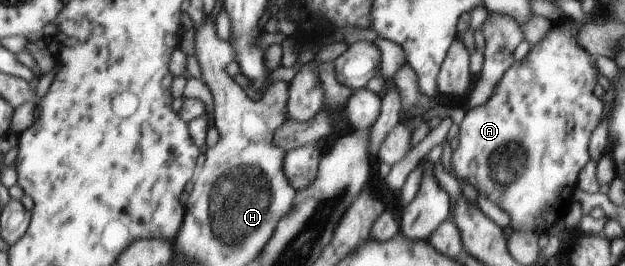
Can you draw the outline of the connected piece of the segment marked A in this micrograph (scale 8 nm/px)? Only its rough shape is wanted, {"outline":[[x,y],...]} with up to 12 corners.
{"outline":[[569,16],[466,108],[452,170],[564,218],[602,114]]}

